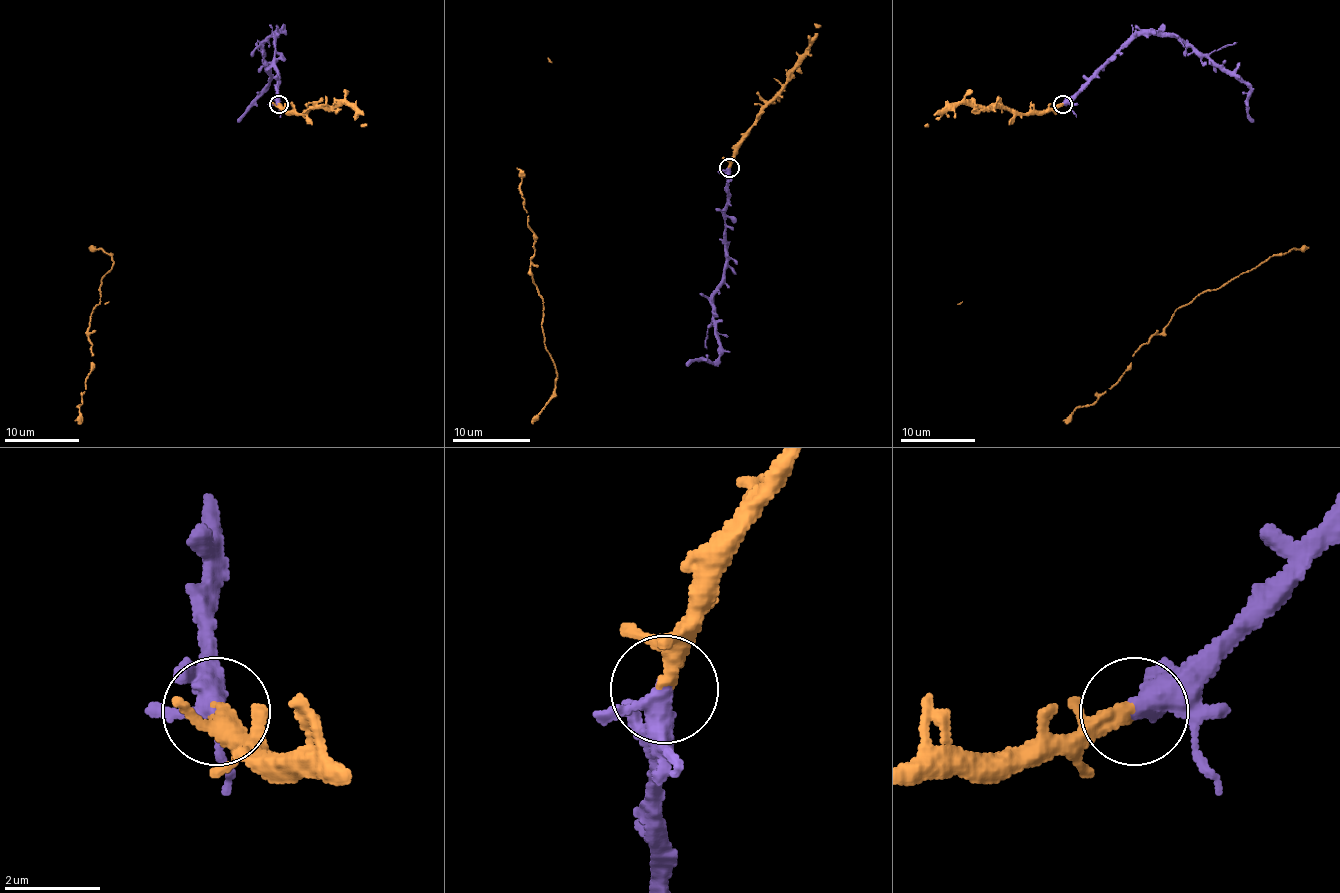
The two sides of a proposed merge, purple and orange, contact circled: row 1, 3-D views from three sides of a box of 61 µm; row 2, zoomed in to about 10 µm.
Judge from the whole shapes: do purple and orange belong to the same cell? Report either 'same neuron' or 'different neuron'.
same neuron

